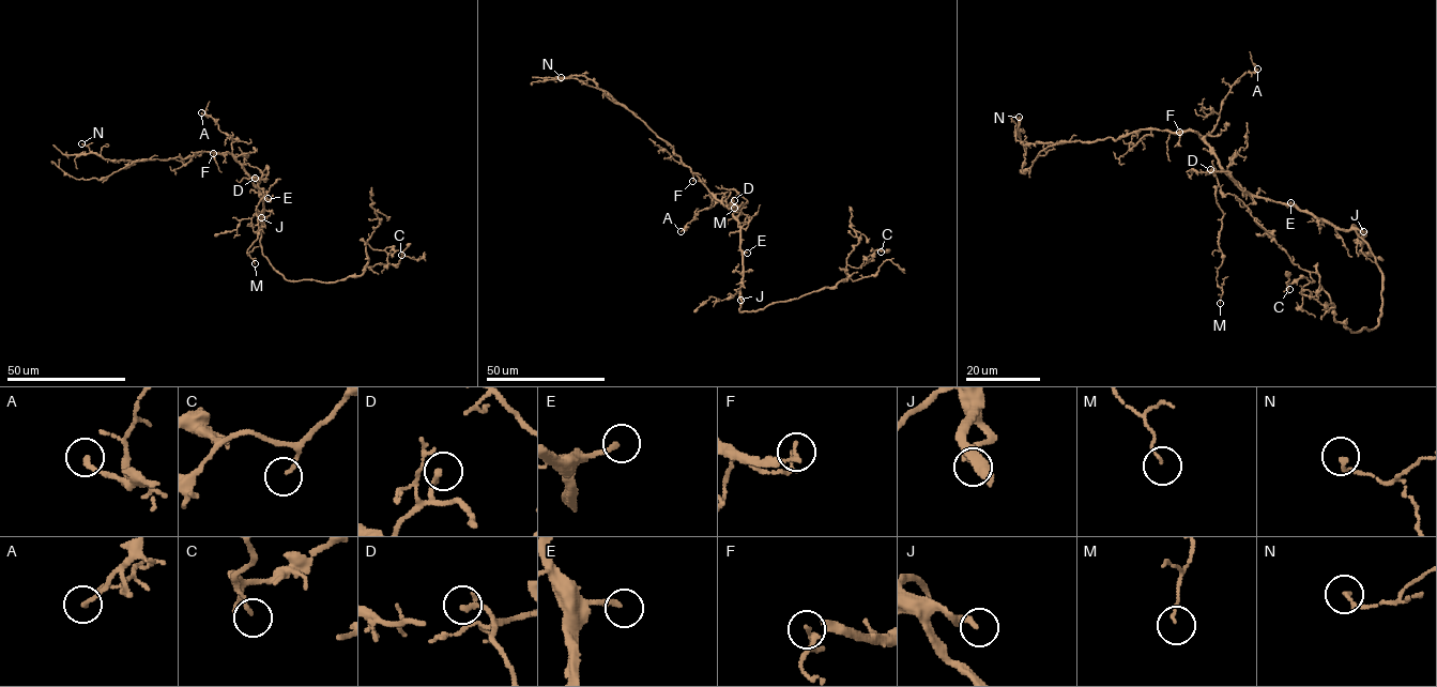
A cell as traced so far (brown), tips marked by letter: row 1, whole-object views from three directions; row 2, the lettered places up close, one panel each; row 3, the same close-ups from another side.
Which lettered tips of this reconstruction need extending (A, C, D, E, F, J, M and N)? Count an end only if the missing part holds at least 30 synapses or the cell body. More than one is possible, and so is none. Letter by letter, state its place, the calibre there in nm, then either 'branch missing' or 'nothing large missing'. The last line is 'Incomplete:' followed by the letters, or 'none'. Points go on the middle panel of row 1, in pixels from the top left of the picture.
A: place (681, 231); calibre 180 nm; nothing large missing
C: place (881, 252); calibre 120 nm; nothing large missing
D: place (734, 200); calibre 200 nm; nothing large missing
E: place (747, 253); calibre 190 nm; branch missing
F: place (692, 181); calibre 110 nm; nothing large missing
J: place (740, 300); calibre 240 nm; branch missing
M: place (734, 208); calibre 80 nm; nothing large missing
N: place (561, 77); calibre 150 nm; nothing large missing
Incomplete: E, J

